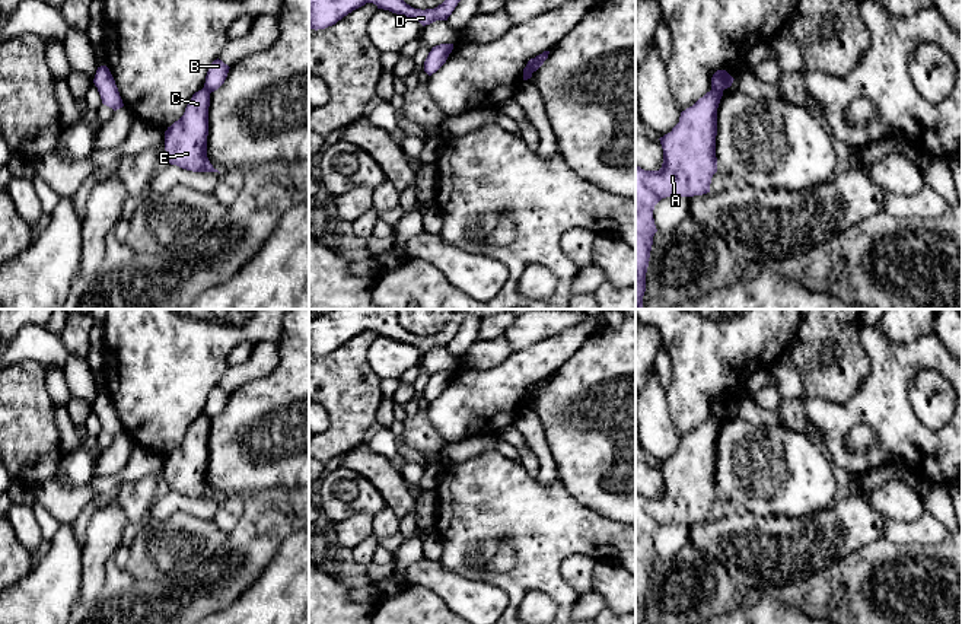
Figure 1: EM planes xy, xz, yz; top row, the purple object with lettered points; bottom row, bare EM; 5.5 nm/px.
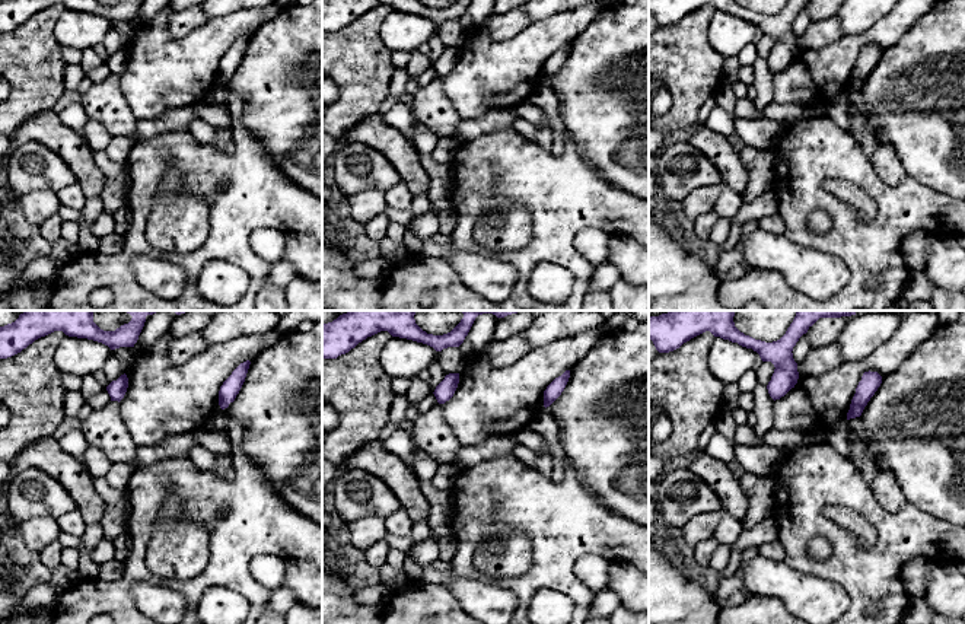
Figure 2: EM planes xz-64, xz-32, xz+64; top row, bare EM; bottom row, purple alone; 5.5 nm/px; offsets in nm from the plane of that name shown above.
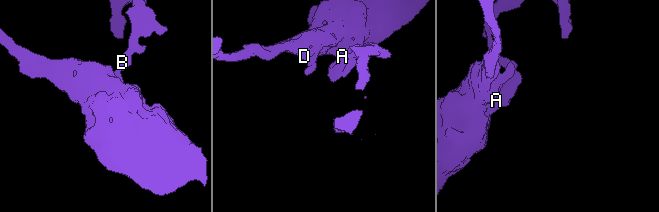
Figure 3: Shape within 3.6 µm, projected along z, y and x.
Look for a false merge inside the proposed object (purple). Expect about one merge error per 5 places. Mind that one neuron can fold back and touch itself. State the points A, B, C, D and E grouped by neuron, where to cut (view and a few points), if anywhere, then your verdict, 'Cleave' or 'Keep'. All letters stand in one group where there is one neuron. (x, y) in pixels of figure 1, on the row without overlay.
Groups: A C D E / B. Split along xz (535, 385), (532, 397). Cleave

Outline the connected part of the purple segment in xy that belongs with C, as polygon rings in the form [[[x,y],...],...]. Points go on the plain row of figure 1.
[[[203,414],[188,429],[184,442],[165,458],[171,491],[192,499],[219,499],[207,484],[210,418]]]

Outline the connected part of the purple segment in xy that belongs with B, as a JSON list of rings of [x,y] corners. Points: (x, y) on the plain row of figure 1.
[[[214,386],[210,392],[208,392],[208,398],[206,402],[206,410],[204,414],[211,420],[214,417],[217,417],[226,407],[227,399],[229,399],[229,392],[224,391],[222,386]]]

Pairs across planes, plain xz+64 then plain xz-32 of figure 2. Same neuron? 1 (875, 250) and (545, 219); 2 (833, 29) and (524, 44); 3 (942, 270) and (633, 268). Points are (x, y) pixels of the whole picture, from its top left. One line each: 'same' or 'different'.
1: same
2: different
3: same

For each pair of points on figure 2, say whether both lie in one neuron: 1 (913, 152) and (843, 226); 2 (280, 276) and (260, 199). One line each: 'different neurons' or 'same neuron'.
1: different neurons
2: different neurons

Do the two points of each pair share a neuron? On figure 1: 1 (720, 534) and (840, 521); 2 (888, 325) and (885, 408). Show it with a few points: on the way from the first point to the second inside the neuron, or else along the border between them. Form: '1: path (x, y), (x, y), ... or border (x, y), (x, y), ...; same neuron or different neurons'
1: path (749, 535), (811, 535); same neuron
2: border (875, 327), (898, 344), (921, 337); different neurons

